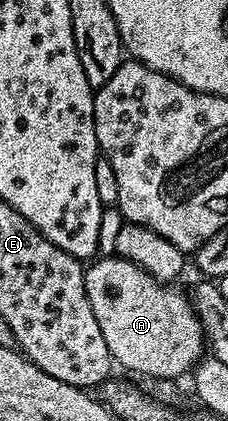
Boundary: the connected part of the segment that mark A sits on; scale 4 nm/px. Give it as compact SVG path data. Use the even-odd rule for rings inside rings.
M116 254L94 259L85 268L85 297L87 302L91 302L91 311L95 314L95 322L99 322L99 330L103 330L109 355L129 372L153 376L154 381L176 381L177 376L184 372L185 375L192 373L206 355L205 335L193 309L192 299L186 293L184 296L177 286L161 283L133 261Z

